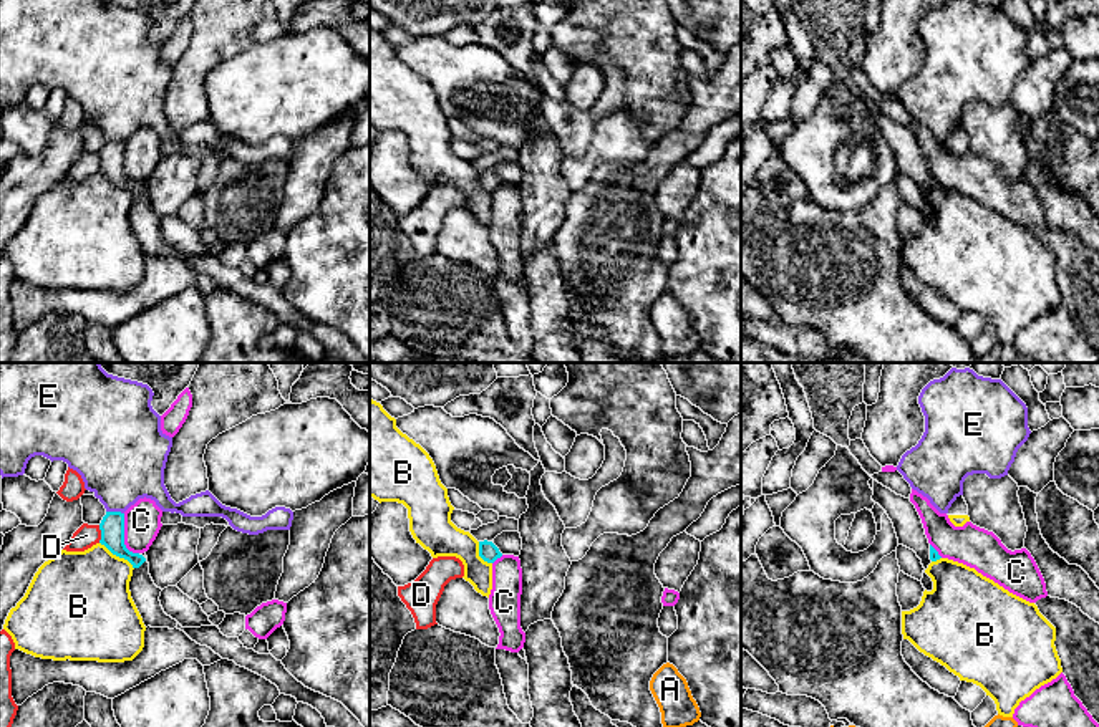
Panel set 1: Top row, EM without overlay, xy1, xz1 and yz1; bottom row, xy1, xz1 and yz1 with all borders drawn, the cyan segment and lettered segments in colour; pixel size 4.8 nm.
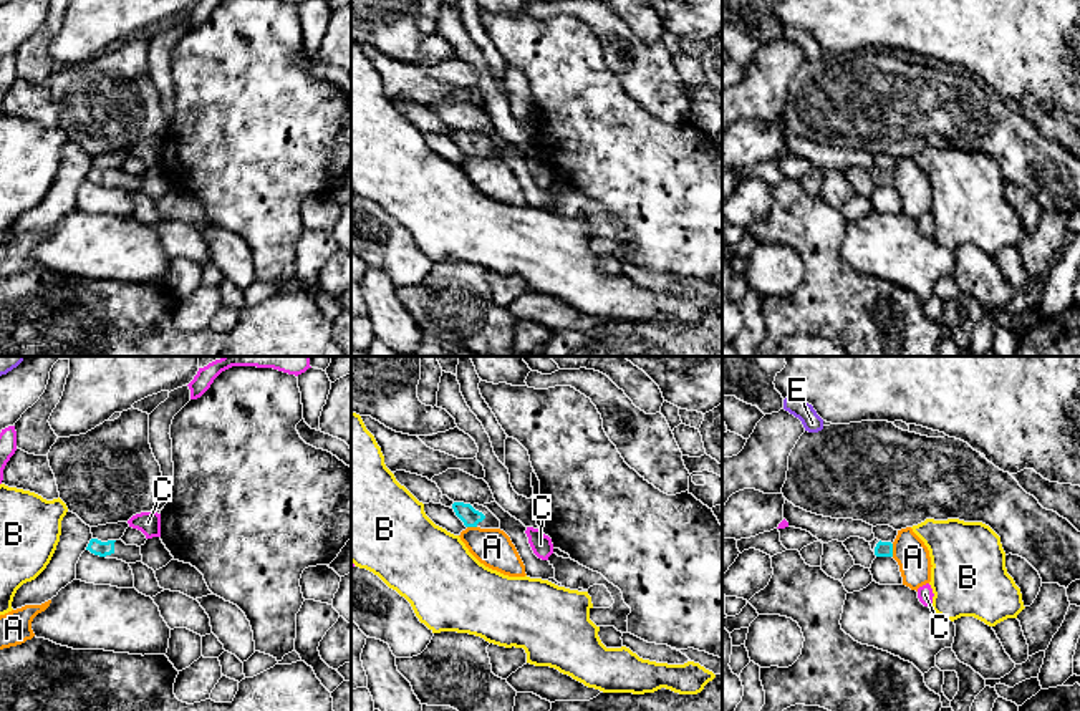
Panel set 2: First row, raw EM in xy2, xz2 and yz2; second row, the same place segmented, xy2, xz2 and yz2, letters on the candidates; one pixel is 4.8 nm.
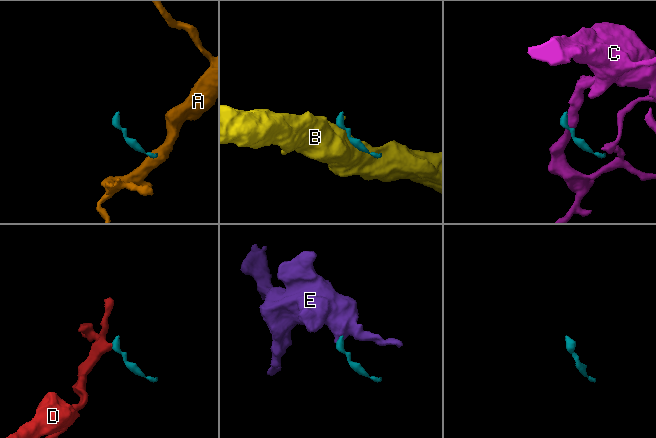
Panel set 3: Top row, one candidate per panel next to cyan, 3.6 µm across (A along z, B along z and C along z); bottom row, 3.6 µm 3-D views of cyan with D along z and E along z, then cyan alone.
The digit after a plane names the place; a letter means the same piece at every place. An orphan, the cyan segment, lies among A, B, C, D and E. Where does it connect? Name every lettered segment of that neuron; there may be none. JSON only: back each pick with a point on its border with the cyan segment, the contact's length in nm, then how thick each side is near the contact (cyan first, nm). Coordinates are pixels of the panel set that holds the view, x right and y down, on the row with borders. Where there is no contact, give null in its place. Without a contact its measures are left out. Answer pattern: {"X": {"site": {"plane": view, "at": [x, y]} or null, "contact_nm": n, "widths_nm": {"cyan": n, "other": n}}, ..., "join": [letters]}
{"join": []}

